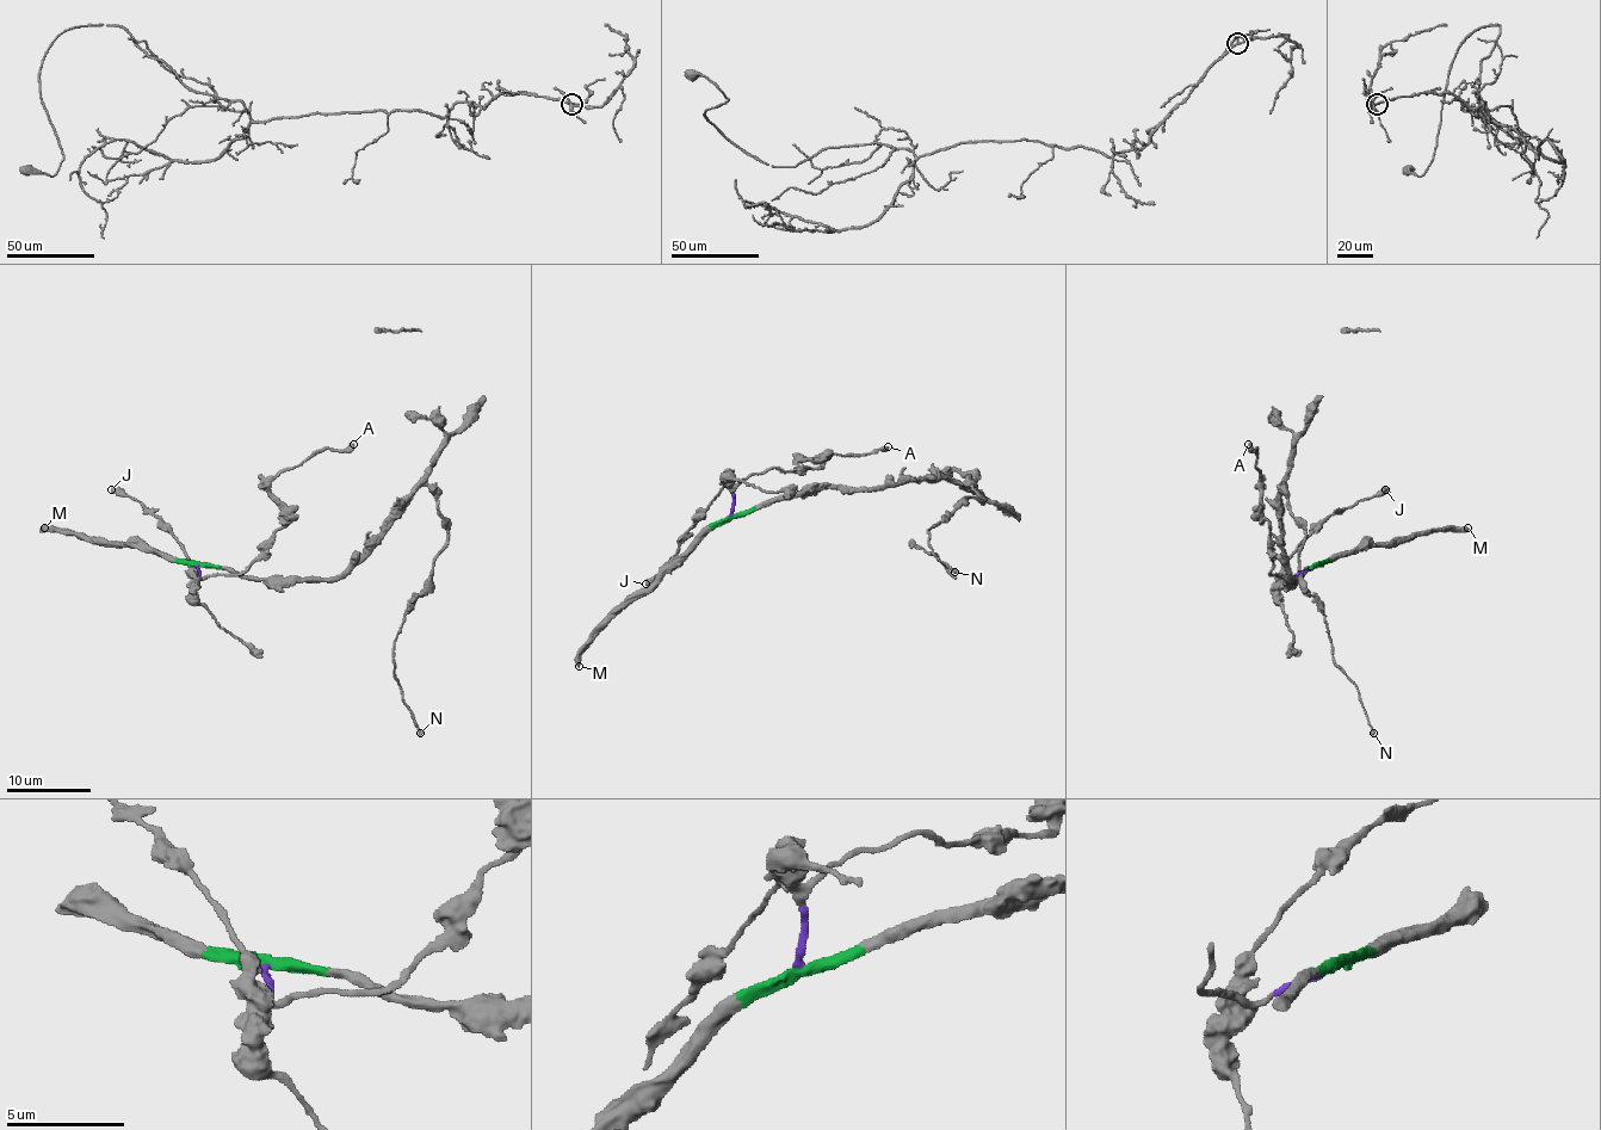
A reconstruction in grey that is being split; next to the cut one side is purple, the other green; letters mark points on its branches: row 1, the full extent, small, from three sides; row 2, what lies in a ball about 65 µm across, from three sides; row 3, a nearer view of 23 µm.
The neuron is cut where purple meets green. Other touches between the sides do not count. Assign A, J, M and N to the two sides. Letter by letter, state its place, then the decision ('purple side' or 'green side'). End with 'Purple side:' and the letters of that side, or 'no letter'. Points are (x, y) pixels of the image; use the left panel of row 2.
A: place (353, 444); purple side
J: place (111, 489); purple side
M: place (44, 528); green side
N: place (420, 733); green side
Purple side: A, J

